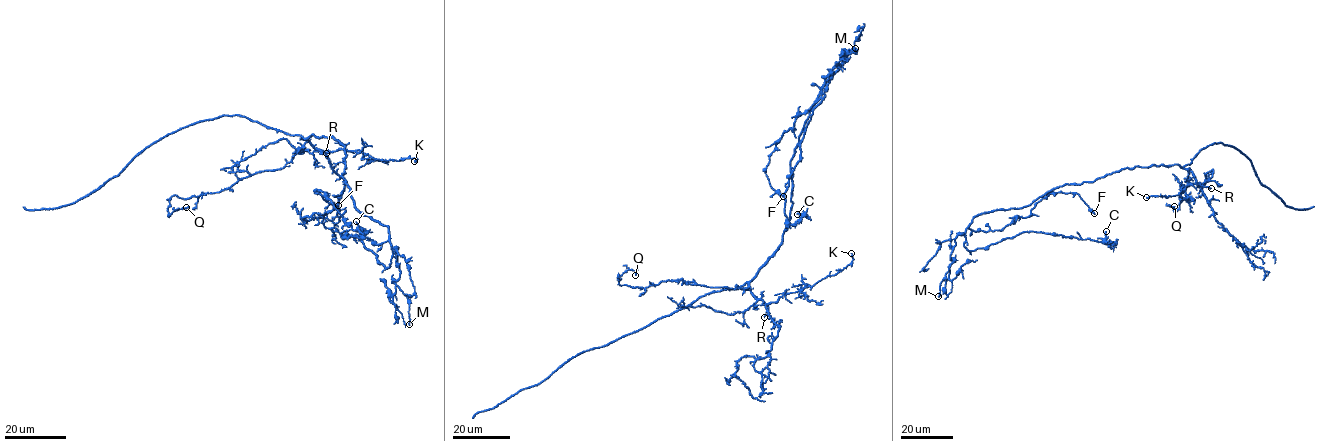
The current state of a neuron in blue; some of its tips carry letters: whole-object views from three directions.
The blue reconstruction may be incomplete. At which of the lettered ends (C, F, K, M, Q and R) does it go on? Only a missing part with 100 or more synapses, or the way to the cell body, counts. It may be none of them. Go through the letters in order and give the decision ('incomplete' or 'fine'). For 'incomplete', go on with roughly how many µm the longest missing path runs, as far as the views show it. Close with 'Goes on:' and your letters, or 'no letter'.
C: fine
F: fine
K: fine
M: fine
Q: fine
R: fine
Goes on: no letter

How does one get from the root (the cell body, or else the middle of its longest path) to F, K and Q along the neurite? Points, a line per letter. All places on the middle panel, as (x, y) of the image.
F: (791, 211), (790, 160), (821, 87), (838, 66), (769, 157), (766, 174), (783, 196)
K: (791, 211), (782, 244), (750, 283), (756, 299), (775, 302), (813, 286), (845, 268), (851, 253)
Q: (791, 211), (782, 244), (749, 289), (681, 280), (646, 287), (618, 283), (627, 270), (635, 275)

